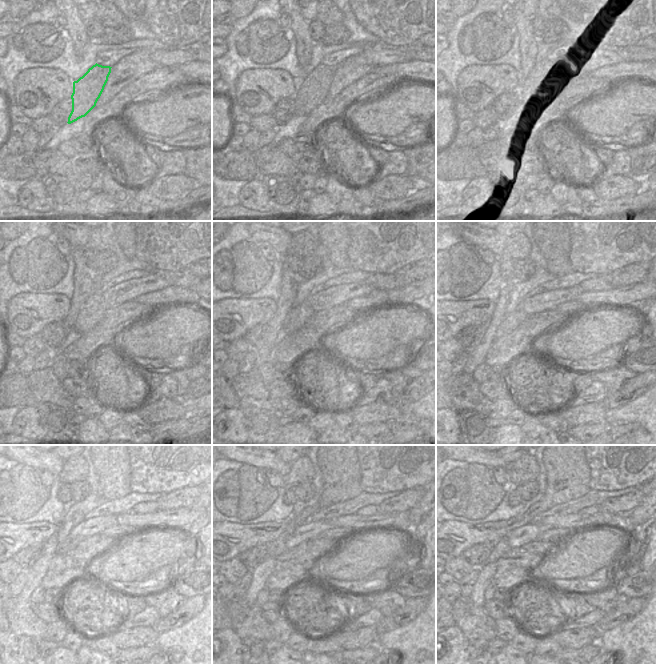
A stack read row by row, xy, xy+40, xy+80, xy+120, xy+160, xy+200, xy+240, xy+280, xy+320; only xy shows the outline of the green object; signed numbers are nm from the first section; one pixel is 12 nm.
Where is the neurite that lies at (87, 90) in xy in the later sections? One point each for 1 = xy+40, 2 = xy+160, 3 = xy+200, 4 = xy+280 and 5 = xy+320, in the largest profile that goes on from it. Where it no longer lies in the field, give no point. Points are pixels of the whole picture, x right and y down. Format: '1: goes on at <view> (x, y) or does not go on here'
1: goes on at xy+40 (313, 92)
2: goes on at xy+160 (298, 315)
3: goes on at xy+200 (516, 315)
4: goes on at xy+280 (277, 547)
5: goes on at xy+320 (502, 546)

